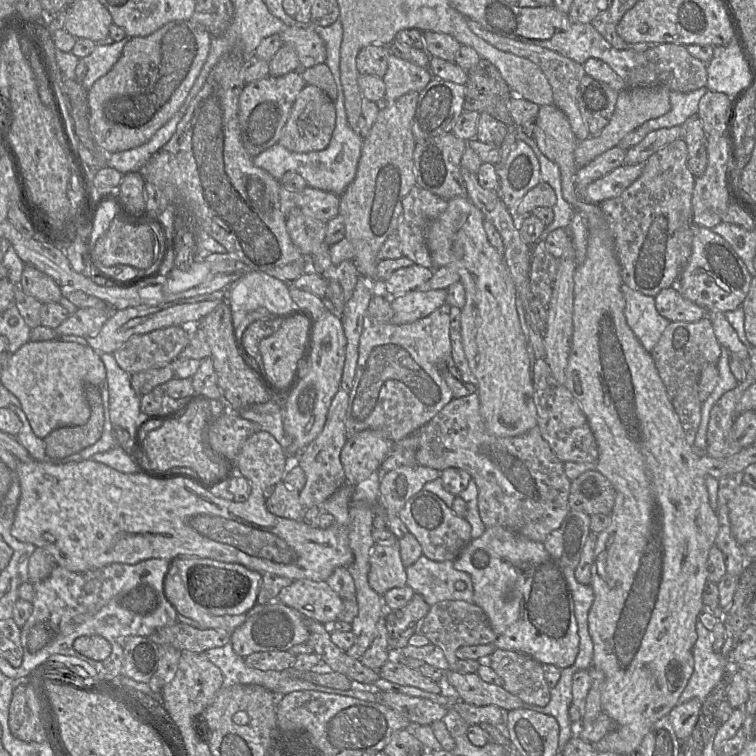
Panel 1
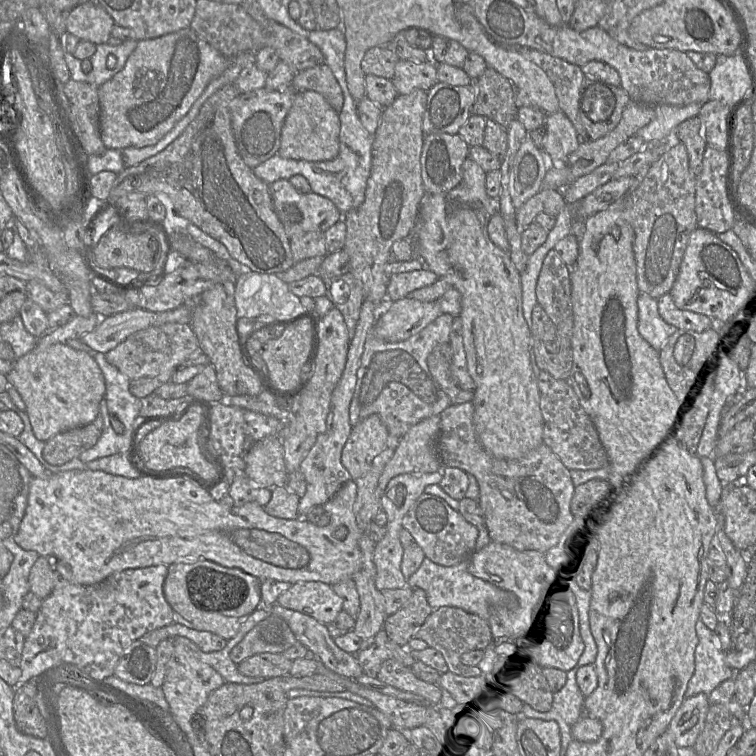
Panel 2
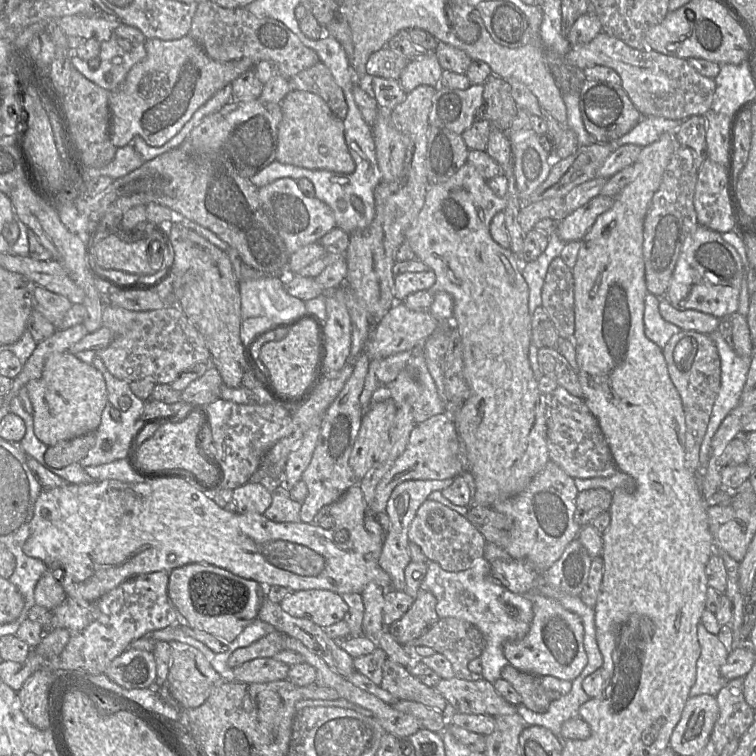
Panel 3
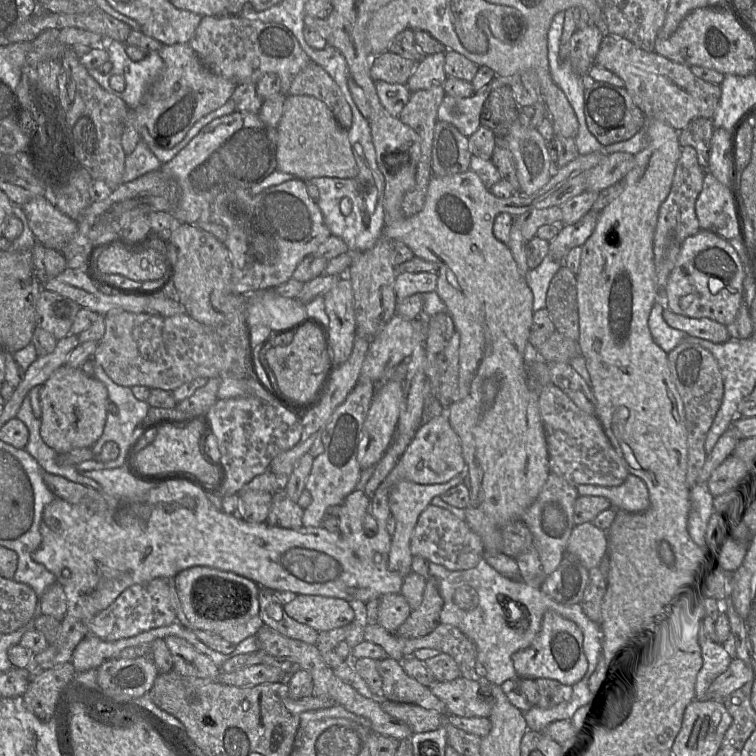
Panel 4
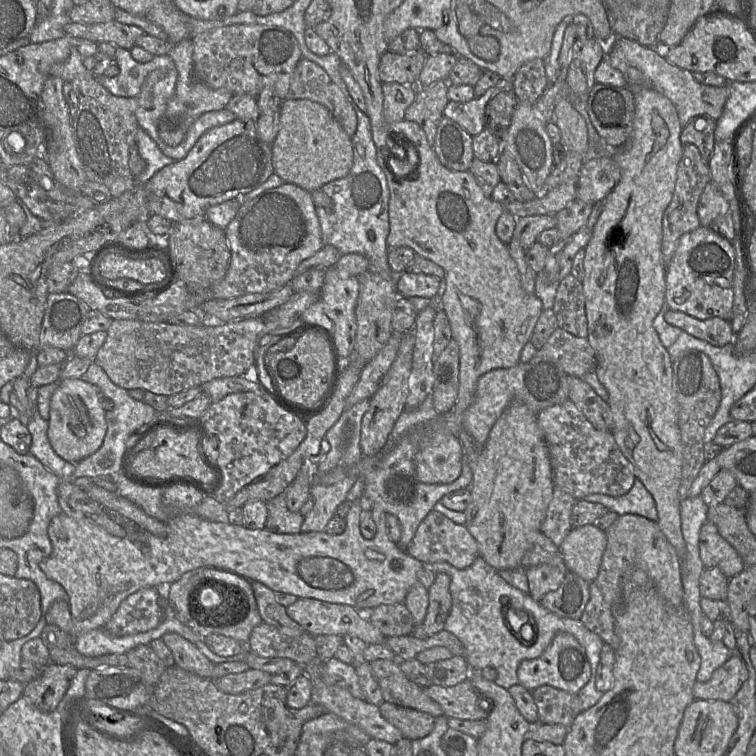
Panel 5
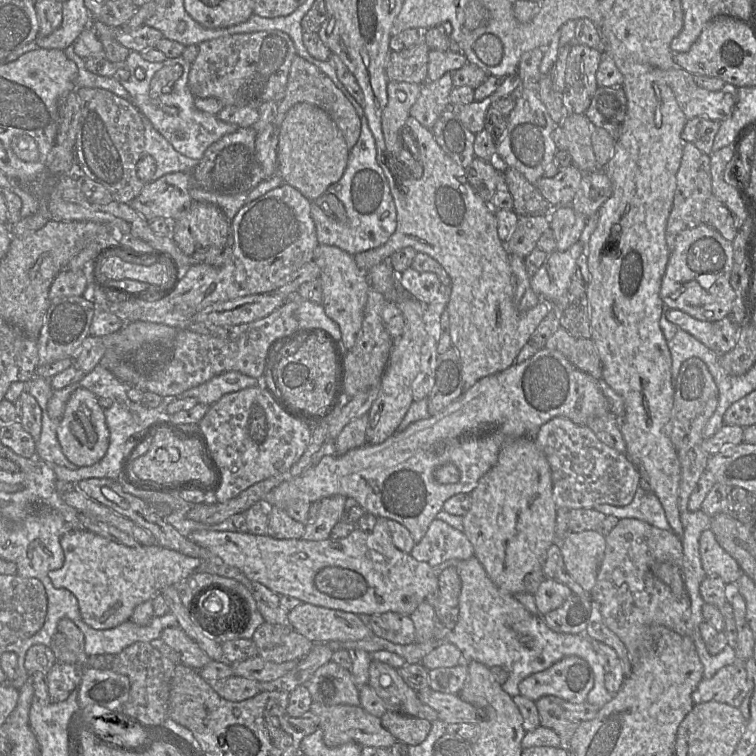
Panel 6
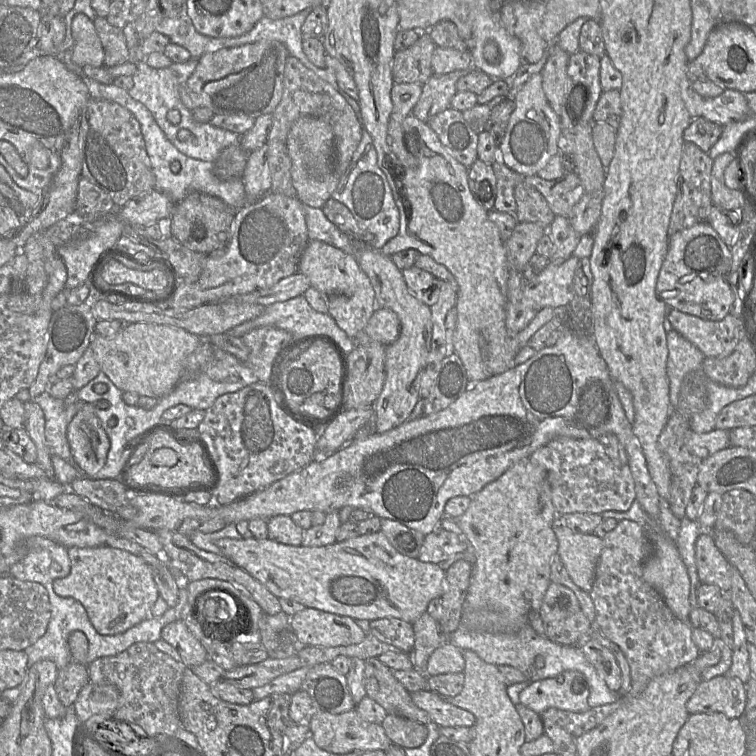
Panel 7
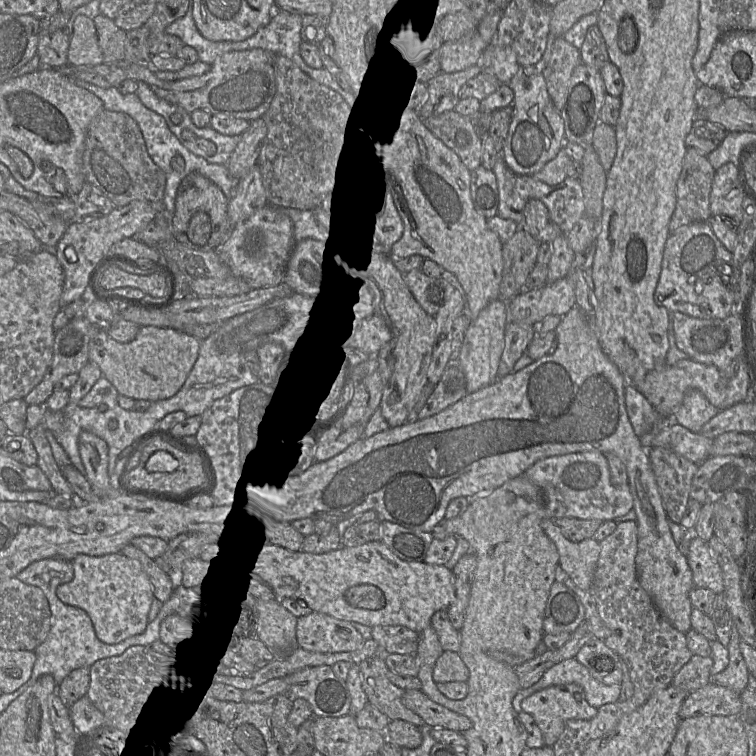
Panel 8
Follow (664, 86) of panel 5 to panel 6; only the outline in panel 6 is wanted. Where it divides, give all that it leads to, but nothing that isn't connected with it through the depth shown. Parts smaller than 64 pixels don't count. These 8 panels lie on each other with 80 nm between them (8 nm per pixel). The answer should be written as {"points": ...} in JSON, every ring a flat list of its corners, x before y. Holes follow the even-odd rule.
{"points":[[682,68,665,71,664,79,673,90,677,103,687,120,700,116,713,121,723,122,732,115,738,101,738,88,735,86,725,84,720,91,708,91,699,87,695,83,693,75]]}

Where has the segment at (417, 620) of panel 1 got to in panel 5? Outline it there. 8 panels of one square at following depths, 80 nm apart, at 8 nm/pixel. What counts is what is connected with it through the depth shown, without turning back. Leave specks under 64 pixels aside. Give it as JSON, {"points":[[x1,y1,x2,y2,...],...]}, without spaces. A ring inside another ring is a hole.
{"points":[[437,573,428,589,428,609,424,621,415,625,412,636,429,638,444,630,446,620,452,607,450,594,451,578,446,573]]}

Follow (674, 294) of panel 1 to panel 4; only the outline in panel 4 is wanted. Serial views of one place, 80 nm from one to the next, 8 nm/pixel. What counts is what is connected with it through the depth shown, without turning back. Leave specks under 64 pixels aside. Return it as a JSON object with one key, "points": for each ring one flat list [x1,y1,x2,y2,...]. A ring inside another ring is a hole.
{"points":[[668,307,663,310,663,318,670,327,713,343,723,343,730,338,727,326,710,318,691,318,676,314]]}

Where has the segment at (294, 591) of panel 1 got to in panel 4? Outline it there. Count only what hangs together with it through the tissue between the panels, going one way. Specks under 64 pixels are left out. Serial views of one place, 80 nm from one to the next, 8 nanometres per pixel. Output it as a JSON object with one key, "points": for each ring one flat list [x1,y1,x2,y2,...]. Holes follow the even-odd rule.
{"points":[[297,595,283,608,289,617,317,632,345,627,355,616,346,600,319,595]]}

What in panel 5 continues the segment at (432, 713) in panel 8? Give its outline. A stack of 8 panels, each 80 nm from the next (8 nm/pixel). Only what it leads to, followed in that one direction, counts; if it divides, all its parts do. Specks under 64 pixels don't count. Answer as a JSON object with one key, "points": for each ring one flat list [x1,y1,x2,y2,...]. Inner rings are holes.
{"points":[[470,679,452,687,431,685,423,689,431,699,441,706,444,716,448,719,486,720,492,710,492,705,488,702,481,702,489,706,488,711,481,708,478,691,474,688]]}

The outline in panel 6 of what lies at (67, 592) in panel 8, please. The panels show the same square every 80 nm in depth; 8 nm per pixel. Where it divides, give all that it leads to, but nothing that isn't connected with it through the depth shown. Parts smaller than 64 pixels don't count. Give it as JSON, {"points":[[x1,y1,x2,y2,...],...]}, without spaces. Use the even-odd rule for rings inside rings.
{"points":[[85,529,67,531,61,536,60,544,65,555,64,564,60,569,50,571,48,576,55,588,64,588,74,594,83,621,95,630,108,630,129,621,139,604,153,600,162,588,178,584,200,566,199,559,163,548,158,544,128,547]]}

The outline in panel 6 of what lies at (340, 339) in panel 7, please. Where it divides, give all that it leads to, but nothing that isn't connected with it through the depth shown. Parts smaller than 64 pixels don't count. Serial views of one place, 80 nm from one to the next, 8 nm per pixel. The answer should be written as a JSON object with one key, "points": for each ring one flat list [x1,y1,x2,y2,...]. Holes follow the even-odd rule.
{"points":[[298,299,296,319,300,327,298,330,324,330,336,340,341,339,339,326,325,314,322,304]]}

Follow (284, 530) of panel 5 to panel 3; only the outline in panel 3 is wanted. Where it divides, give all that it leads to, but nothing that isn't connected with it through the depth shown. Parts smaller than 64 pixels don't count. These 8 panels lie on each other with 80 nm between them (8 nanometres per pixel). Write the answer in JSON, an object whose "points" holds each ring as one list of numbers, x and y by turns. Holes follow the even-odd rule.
{"points":[[284,483,271,485,272,502,264,516,278,523,296,523,300,520,301,503,292,499]]}

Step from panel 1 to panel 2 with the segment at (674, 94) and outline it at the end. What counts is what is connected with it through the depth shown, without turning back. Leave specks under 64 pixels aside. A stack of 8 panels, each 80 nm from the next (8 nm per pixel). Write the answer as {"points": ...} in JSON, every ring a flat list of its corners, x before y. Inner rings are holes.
{"points":[[699,103,686,106,657,105,654,120,639,129,635,135,640,136,646,143,671,139,681,123,699,116,702,105]]}

